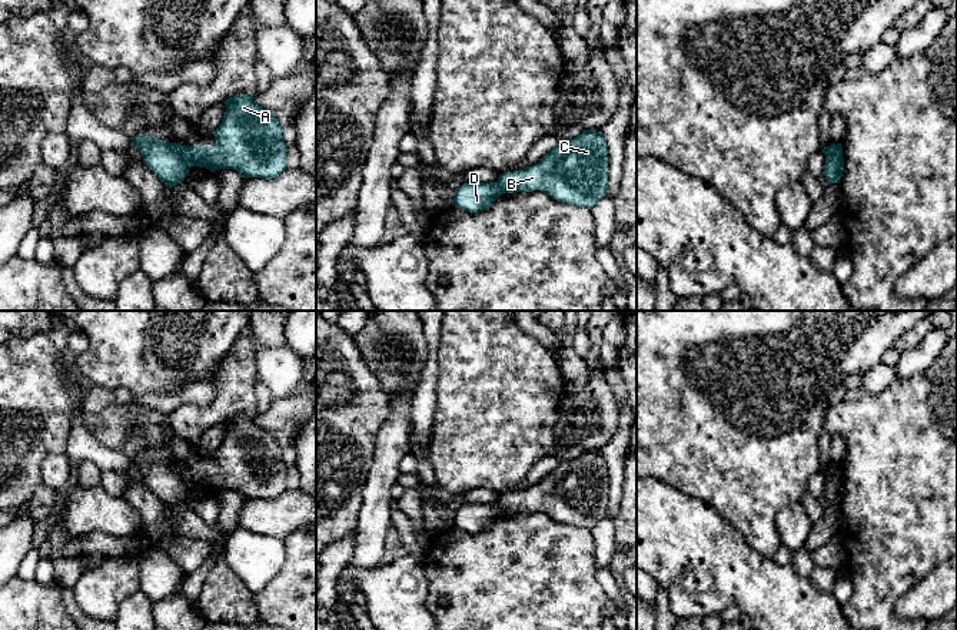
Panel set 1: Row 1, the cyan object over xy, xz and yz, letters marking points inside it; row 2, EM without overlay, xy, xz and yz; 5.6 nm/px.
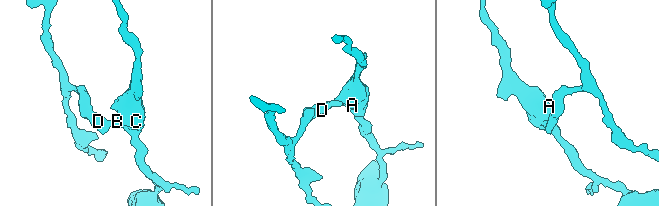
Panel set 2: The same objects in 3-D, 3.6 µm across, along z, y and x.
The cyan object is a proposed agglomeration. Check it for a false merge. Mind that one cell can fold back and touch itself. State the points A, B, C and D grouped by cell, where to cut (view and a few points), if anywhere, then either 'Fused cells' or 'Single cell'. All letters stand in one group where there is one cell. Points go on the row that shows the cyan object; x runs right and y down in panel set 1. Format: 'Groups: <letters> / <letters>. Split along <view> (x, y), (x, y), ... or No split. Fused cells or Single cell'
Groups: A B C / D. Split along xy (178, 145), (182, 159), (189, 166). Fused cells

